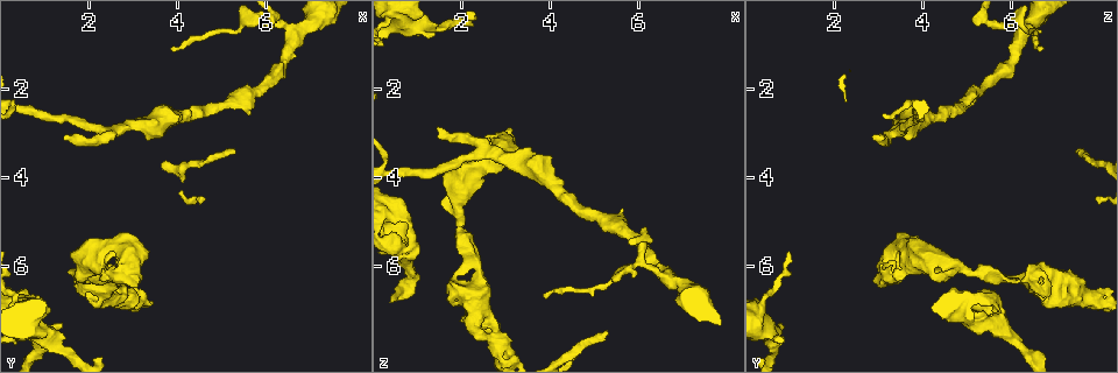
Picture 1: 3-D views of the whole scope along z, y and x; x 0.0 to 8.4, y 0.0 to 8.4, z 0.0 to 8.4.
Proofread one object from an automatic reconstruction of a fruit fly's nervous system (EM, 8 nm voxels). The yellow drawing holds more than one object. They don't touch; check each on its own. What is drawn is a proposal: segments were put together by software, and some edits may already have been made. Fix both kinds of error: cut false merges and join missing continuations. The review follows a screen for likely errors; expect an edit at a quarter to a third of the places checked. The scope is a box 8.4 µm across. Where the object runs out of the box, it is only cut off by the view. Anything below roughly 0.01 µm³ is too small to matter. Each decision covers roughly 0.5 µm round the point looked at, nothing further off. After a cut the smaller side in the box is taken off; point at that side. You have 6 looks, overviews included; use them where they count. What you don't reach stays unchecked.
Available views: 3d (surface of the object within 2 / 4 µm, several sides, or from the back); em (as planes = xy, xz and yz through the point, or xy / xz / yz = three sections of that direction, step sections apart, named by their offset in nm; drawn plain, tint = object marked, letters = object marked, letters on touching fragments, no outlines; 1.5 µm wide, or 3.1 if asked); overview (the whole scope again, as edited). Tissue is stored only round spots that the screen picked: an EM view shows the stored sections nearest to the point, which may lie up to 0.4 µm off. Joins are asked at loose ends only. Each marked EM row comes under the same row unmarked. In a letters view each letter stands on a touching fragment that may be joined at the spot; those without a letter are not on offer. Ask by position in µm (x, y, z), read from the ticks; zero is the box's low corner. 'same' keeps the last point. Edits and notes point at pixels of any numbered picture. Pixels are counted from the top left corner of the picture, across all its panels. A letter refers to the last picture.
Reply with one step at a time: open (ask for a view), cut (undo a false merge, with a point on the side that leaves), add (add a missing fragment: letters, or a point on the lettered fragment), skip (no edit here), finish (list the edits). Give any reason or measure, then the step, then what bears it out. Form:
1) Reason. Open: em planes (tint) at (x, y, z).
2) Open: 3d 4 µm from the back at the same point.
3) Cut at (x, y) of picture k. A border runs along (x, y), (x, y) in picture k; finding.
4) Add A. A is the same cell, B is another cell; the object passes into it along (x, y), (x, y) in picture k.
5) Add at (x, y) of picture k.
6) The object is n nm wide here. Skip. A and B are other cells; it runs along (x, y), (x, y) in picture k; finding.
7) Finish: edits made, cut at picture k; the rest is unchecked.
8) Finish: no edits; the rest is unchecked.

Thin arm on a thick one. Open: 3d 4 µm at (2.40, 6.30, 6.60).

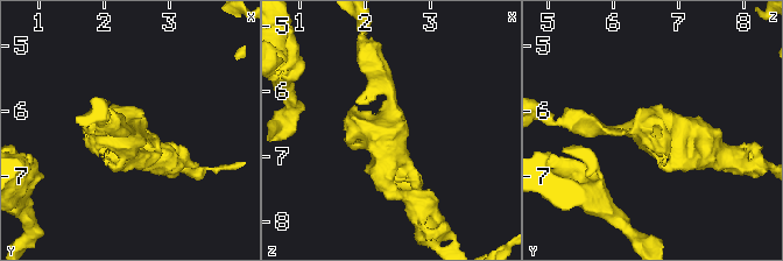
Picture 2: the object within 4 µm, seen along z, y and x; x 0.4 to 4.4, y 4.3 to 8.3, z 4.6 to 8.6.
Open: em planes (tint) at (2.35, 6.35, 6.60).

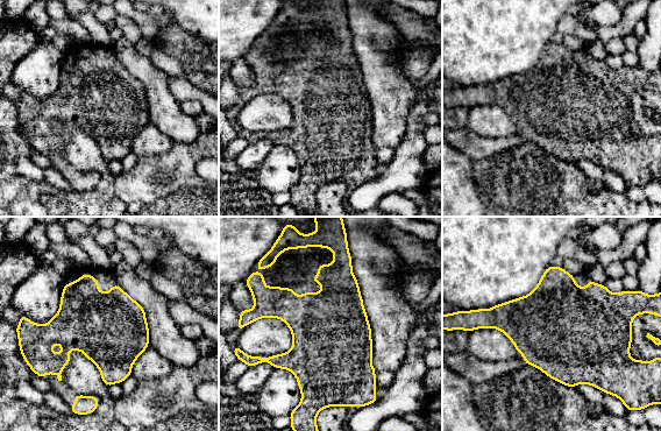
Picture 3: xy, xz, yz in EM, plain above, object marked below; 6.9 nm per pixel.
See the neighbours. Open: em planes (letters) at the same point.

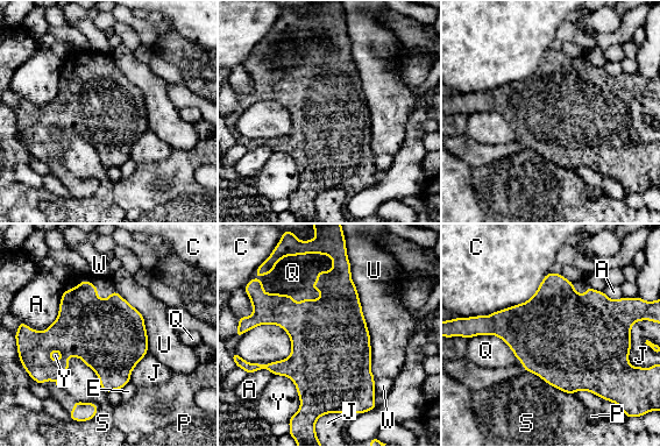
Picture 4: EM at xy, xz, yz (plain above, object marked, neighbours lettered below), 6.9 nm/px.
Skip. A, C, E, J, P, Q, S, U, W and Y are other cells; a border runs along (347, 256), (369, 334), (374, 377) in picture 4; continuous, no second neuron.

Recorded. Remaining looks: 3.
Stops while still wide. Open: 3d 2 µm at (0.90, 6.60, 5.05).

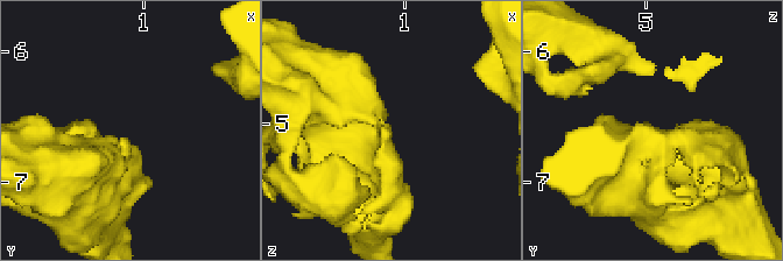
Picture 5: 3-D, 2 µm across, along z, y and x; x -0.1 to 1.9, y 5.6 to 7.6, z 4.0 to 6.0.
Need the tissue. Open: em planes (letters) at (0.86, 6.64, 5.12).

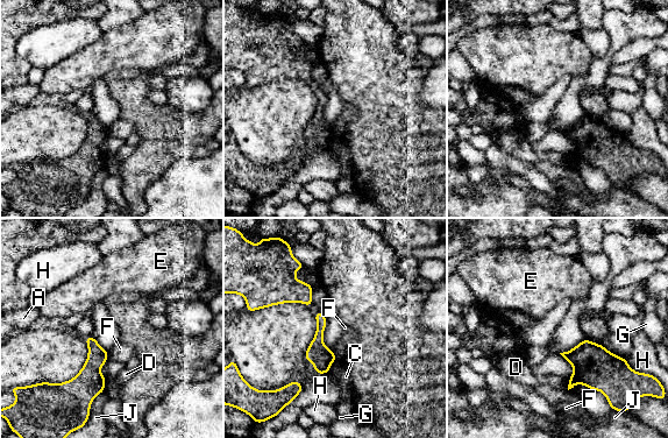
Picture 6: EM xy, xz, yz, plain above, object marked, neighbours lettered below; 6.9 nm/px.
The longest contact is with J, 160 nm. Skip. A, C, D, E, F, G, H and J are other cells; none of them fits.

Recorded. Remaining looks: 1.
Finish: no edits; the rest is unchecked.

